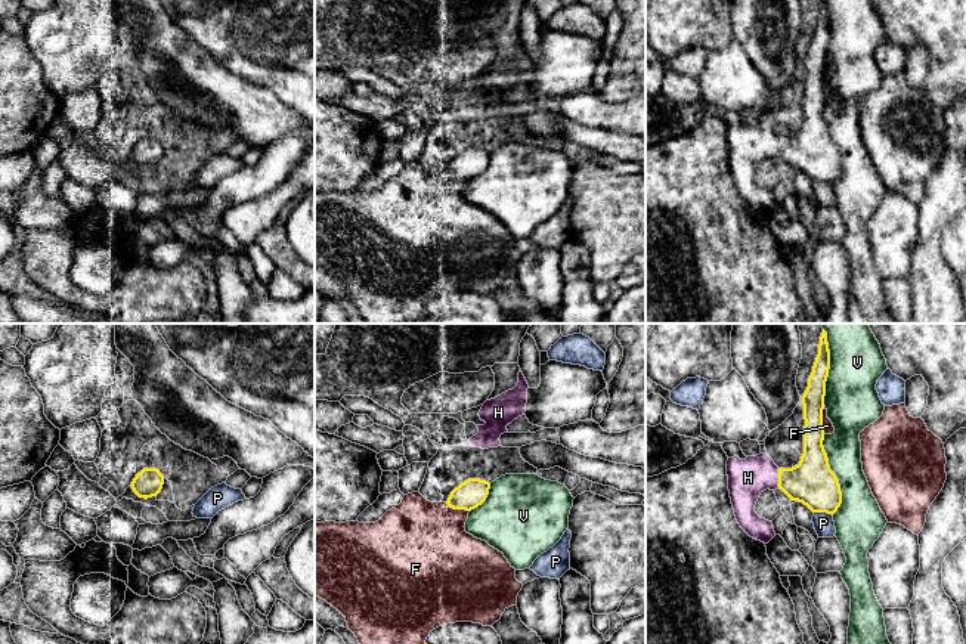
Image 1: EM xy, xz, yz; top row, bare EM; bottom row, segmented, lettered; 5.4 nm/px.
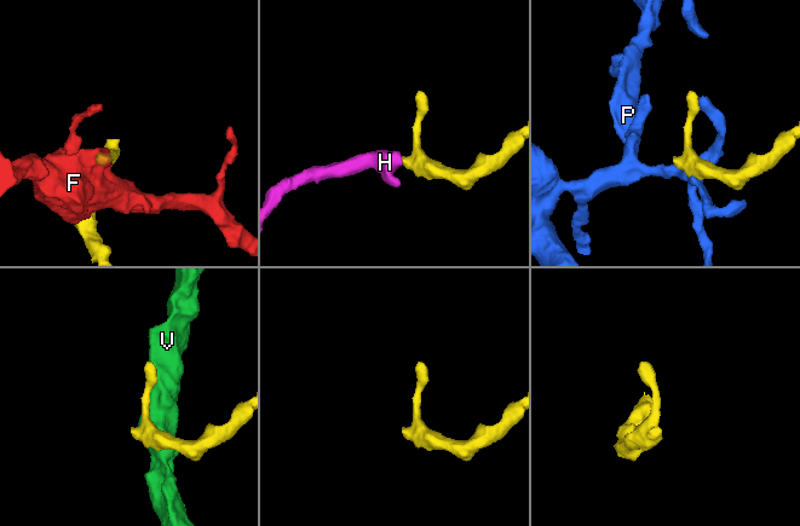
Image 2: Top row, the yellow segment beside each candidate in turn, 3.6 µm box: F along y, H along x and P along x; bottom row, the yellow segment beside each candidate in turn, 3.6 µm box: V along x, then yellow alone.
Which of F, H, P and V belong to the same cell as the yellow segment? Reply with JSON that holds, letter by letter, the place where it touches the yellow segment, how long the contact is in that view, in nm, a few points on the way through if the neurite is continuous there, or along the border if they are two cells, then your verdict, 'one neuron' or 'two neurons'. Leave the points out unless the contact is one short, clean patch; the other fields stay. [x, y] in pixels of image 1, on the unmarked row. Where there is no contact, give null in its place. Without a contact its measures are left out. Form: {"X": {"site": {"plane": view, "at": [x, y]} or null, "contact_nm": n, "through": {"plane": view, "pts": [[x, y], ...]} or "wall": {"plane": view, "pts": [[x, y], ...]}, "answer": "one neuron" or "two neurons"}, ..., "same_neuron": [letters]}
{"F": {"site": {"plane": "yz", "at": [821, 89]}, "contact_nm": 150, "answer": "two neurons"}, "H": {"site": {"plane": "yz", "at": [779, 148]}, "contact_nm": 110, "through": {"plane": "yz", "pts": [[811, 151], [779, 148], [748, 146]]}, "answer": "one neuron"}, "P": {"site": {"plane": "yz", "at": [823, 180]}, "contact_nm": 110, "answer": "two neurons"}, "V": {"site": {"plane": "yz", "at": [835, 144]}, "contact_nm": 440, "answer": "two neurons"}, "same_neuron": ["H"]}

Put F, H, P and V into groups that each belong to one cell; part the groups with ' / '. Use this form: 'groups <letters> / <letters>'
groups F / H / P / V

